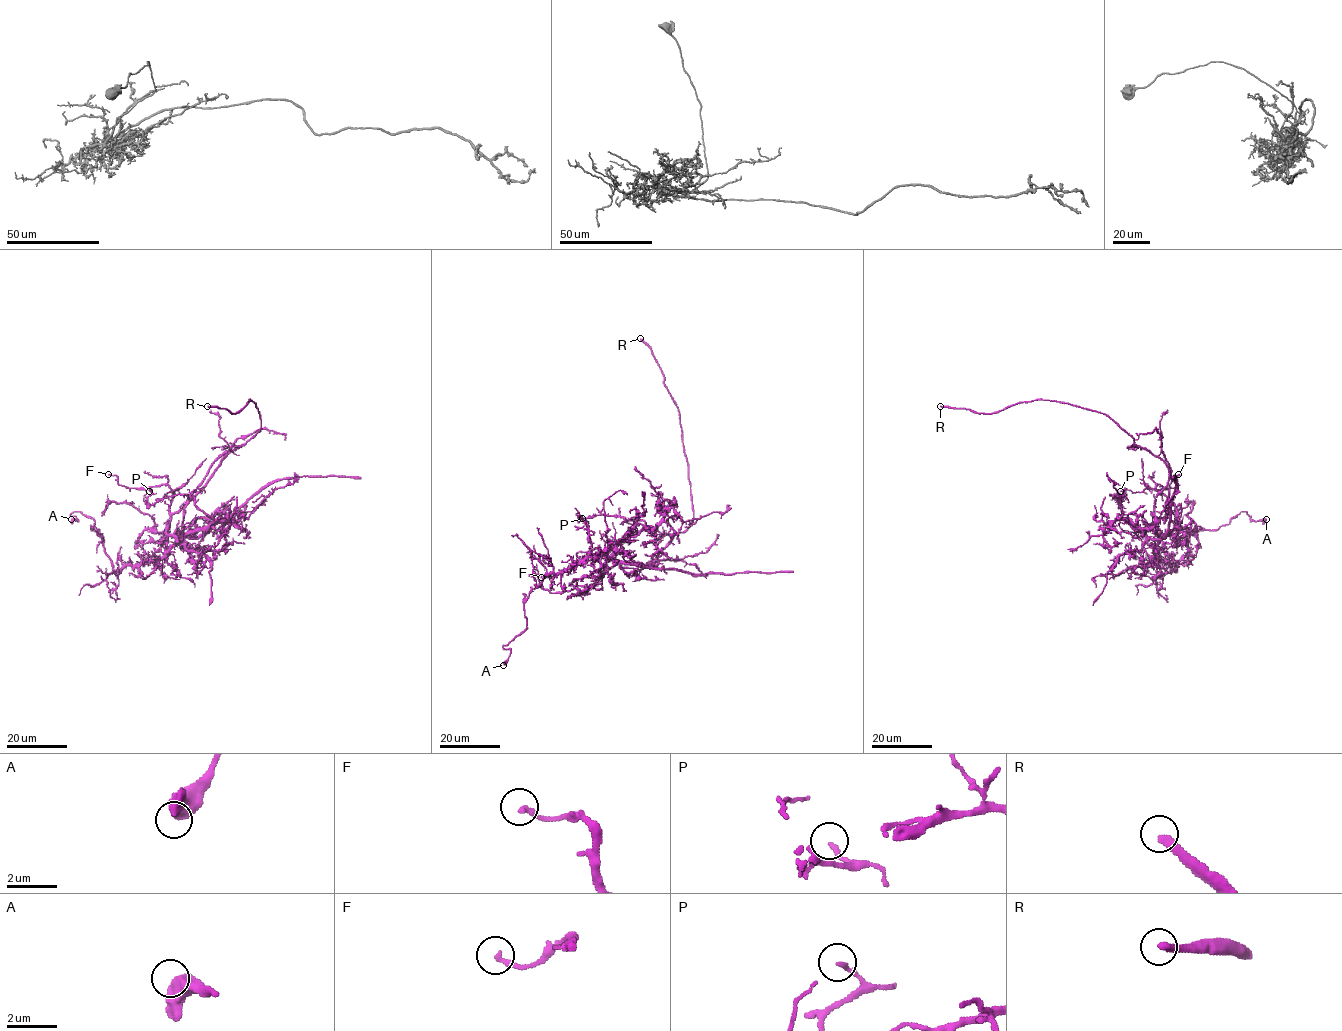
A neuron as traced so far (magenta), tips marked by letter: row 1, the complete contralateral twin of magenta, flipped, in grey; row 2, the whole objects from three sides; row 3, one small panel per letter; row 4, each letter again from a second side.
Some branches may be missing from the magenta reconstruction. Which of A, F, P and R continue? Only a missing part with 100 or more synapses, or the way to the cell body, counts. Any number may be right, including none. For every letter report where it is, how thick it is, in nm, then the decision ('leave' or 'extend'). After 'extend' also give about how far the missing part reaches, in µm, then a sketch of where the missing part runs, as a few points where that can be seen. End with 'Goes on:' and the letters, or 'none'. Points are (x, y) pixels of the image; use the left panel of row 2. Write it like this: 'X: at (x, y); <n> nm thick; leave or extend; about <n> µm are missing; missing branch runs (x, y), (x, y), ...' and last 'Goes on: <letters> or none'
A: at (71, 519); 600 nm thick; leave
F: at (108, 474); 200 nm thick; leave
P: at (149, 491); 160 nm thick; leave
R: at (207, 406); 320 nm thick; extend; about 35 µm are missing
Goes on: R

